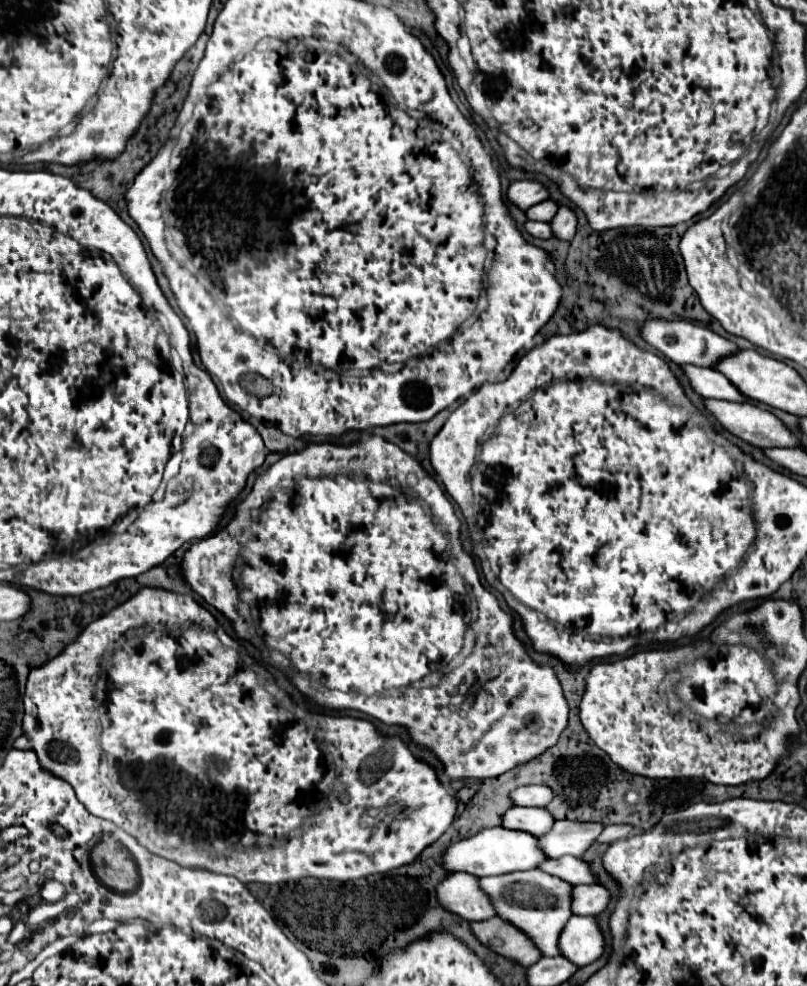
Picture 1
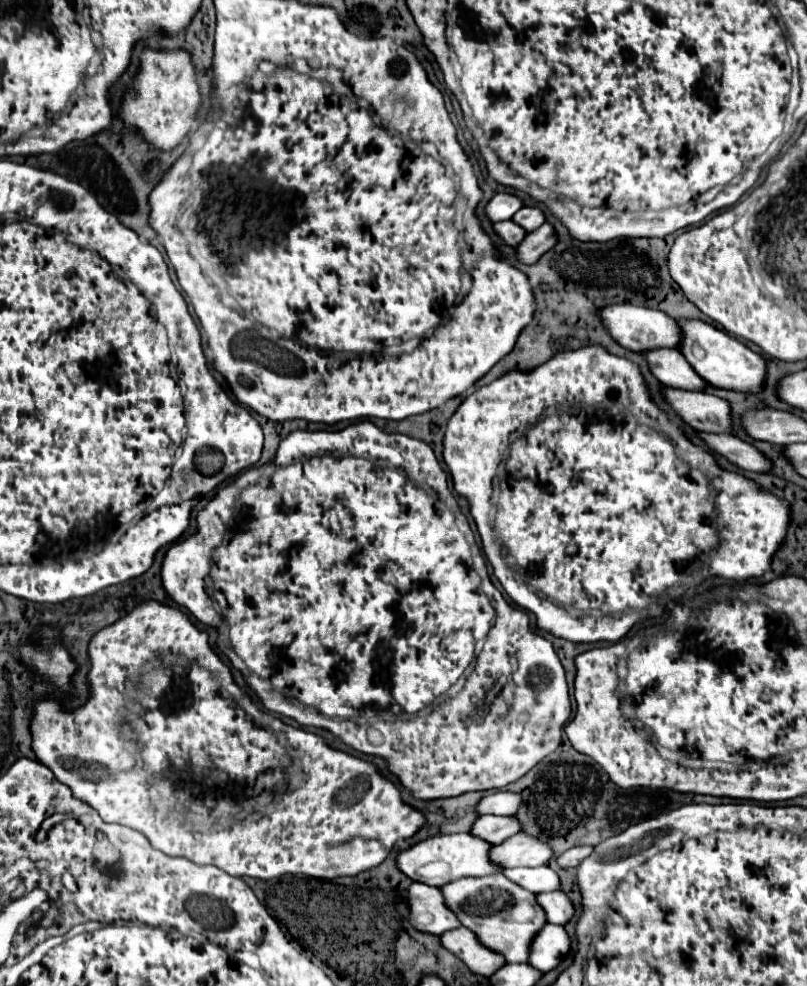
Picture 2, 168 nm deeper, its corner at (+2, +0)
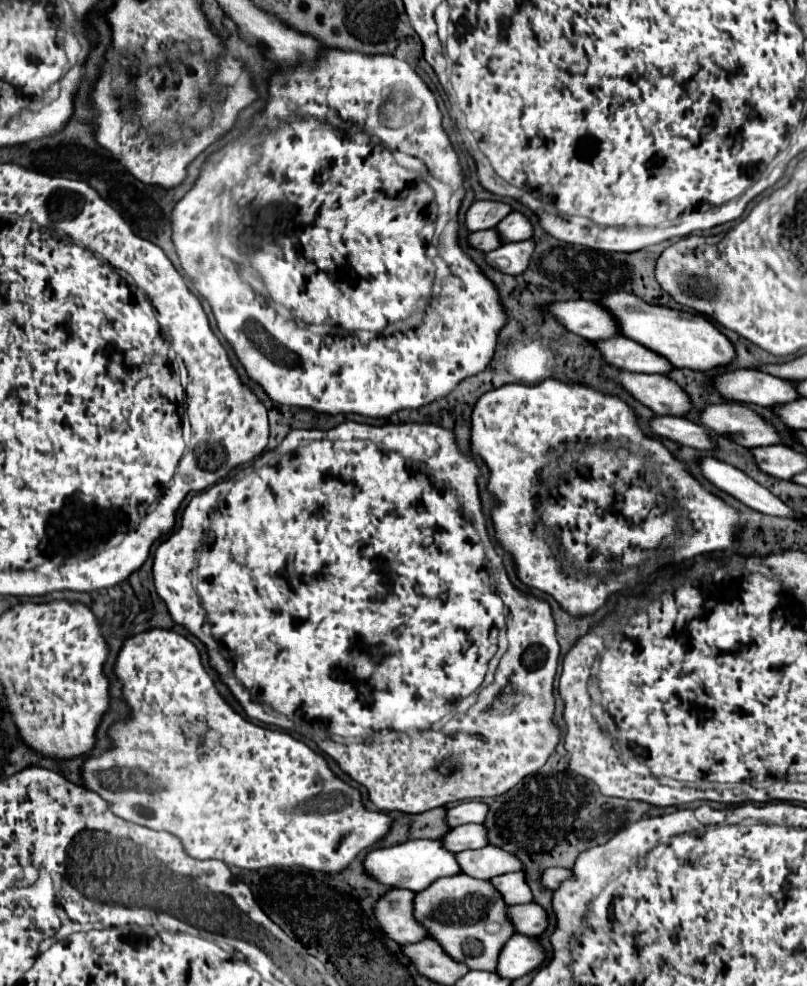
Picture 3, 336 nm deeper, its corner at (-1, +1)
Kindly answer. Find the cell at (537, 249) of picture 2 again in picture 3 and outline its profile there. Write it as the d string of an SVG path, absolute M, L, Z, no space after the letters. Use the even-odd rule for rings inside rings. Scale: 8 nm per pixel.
M530 240L508 242L492 252L486 252L484 258L488 264L492 264L496 270L500 270L504 274L520 274L528 268L532 250L534 250L534 242L530 242Z

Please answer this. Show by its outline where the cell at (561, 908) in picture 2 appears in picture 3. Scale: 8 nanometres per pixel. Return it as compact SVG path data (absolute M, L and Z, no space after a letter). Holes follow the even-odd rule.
M520 904L520 906L510 906L508 914L512 918L512 926L516 926L516 934L524 936L538 936L546 930L546 912L538 904Z

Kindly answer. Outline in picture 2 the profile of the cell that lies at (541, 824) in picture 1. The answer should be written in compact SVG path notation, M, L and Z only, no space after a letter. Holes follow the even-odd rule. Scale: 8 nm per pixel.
M481 815L471 829L473 835L479 835L493 845L503 843L503 839L509 839L519 831L521 823L517 823L517 819L513 819L511 815Z

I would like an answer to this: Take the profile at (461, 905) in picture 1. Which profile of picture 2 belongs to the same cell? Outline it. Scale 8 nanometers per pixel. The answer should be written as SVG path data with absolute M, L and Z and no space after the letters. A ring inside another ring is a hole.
M413 883L409 887L409 903L411 903L411 923L419 931L427 931L431 935L443 935L449 929L457 929L457 915L445 907L445 899L441 895L441 887L429 887L425 883Z

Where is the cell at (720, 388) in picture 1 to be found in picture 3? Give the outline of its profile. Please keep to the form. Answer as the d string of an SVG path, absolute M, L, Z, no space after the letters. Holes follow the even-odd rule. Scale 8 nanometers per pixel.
M626 336L590 342L590 344L596 346L596 350L600 350L600 358L604 358L604 362L628 372L666 374L672 370L672 364L666 358L654 354L652 350L644 348L634 340L628 340Z

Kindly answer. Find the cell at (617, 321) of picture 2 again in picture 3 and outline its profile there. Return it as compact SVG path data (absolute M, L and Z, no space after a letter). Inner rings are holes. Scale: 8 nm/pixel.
M564 300L546 308L546 314L560 322L568 332L586 340L602 340L618 336L612 314L590 300Z

